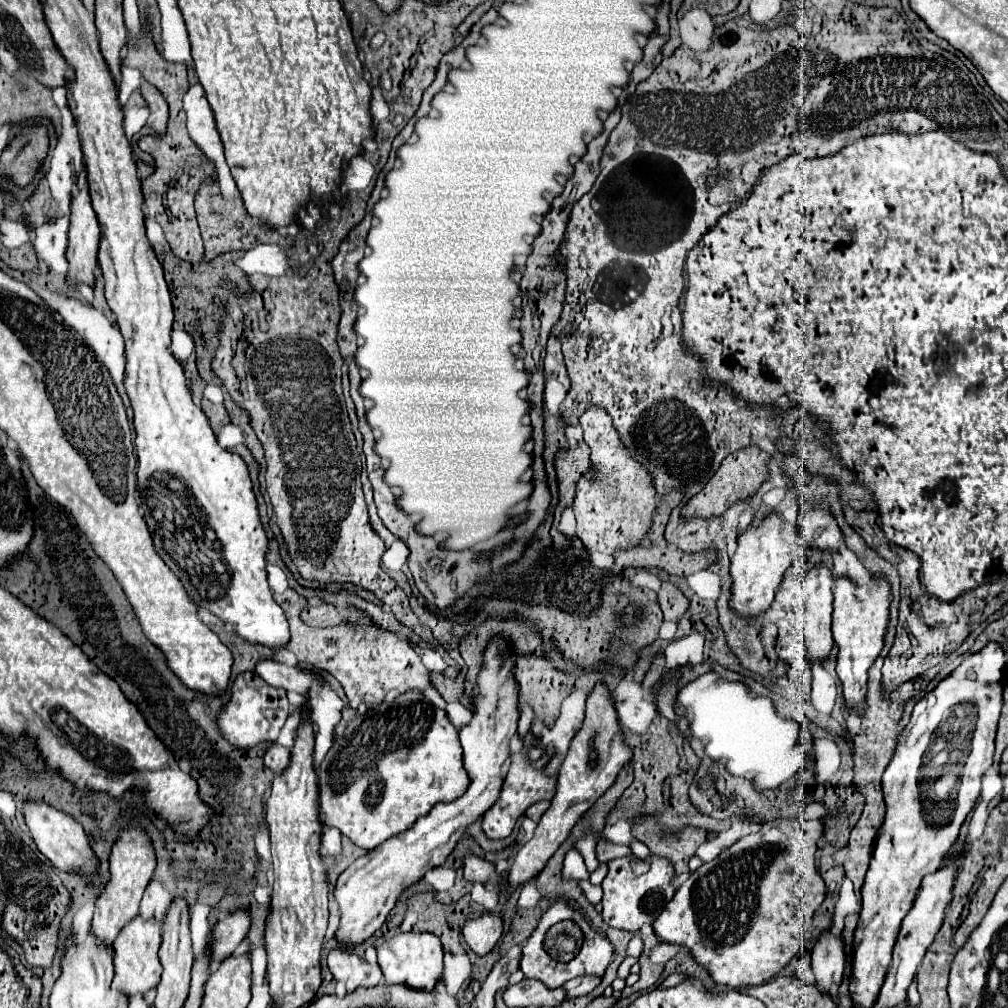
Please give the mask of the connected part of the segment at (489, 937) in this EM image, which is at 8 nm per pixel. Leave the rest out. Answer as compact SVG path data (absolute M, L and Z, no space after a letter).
M483 914L479 918L469 918L463 924L463 936L469 948L477 954L487 954L503 934L503 920L497 914Z

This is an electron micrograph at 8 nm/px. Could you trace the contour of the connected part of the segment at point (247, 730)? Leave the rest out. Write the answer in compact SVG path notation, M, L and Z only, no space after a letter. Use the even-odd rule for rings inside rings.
M241 672L237 674L229 694L231 696L227 704L223 704L221 712L215 718L215 726L221 732L221 736L239 750L249 750L261 742L275 742L281 726L287 720L287 710L289 710L285 690L269 686L255 672Z

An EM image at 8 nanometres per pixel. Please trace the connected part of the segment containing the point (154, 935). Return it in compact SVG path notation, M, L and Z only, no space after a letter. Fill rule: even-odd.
M139 916L127 924L127 928L121 930L117 940L113 942L115 958L115 976L111 982L111 988L123 992L127 998L133 998L135 994L145 994L149 990L155 990L161 976L161 964L159 964L159 944L161 944L161 932L153 920L141 920Z

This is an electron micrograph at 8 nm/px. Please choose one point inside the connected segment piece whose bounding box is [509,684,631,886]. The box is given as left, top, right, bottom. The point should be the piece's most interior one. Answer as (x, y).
(582, 779)

